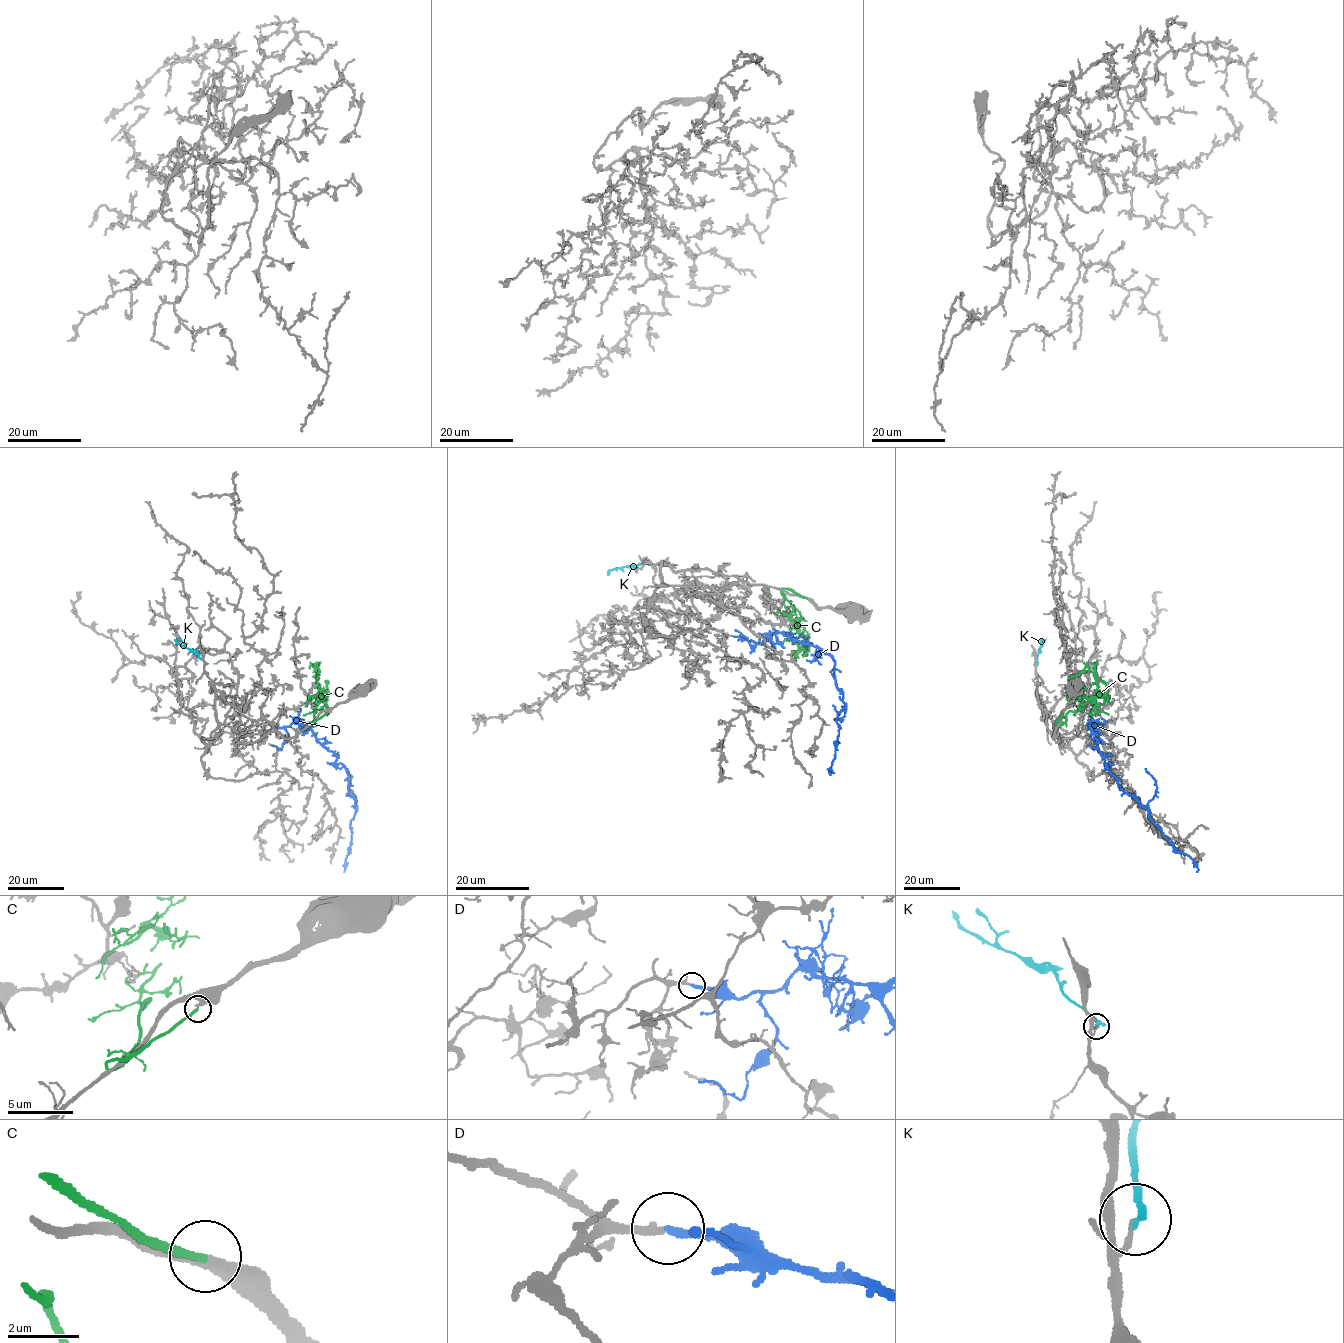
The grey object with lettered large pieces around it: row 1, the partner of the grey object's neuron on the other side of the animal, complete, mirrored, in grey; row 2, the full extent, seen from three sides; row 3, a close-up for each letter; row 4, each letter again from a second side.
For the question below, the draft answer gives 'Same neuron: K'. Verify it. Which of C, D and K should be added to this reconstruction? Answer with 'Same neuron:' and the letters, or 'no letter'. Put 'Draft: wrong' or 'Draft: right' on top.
Draft: wrong
Same neuron: D

